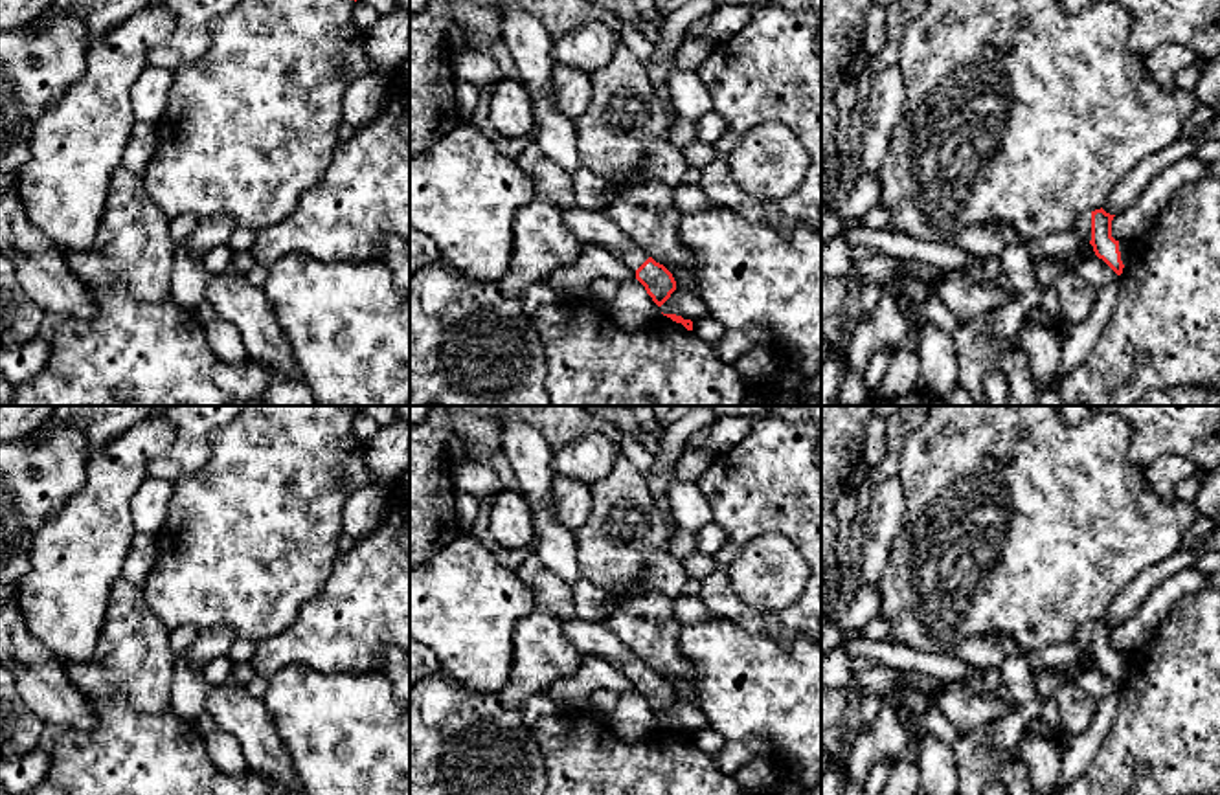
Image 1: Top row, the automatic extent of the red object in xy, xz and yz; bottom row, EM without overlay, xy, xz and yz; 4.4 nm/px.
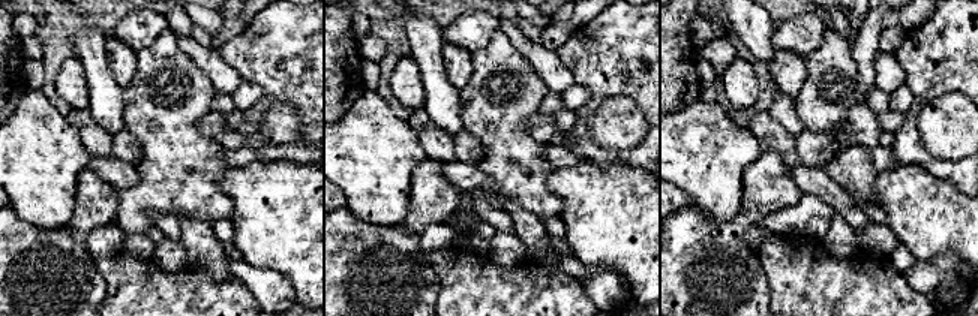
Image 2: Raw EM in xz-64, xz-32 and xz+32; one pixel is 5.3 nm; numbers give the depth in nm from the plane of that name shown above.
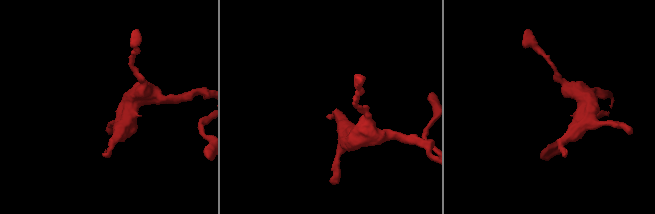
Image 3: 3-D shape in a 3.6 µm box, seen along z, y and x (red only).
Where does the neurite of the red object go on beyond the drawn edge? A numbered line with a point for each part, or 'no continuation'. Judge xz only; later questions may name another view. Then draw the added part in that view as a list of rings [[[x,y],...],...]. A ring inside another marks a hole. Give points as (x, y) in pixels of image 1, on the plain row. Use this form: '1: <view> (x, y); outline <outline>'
1: xz (590, 638); outline [[[586,619],[562,621],[564,637],[586,657],[595,655],[606,659],[619,668],[632,683],[636,683],[649,666],[627,648],[616,633],[603,622]]]

